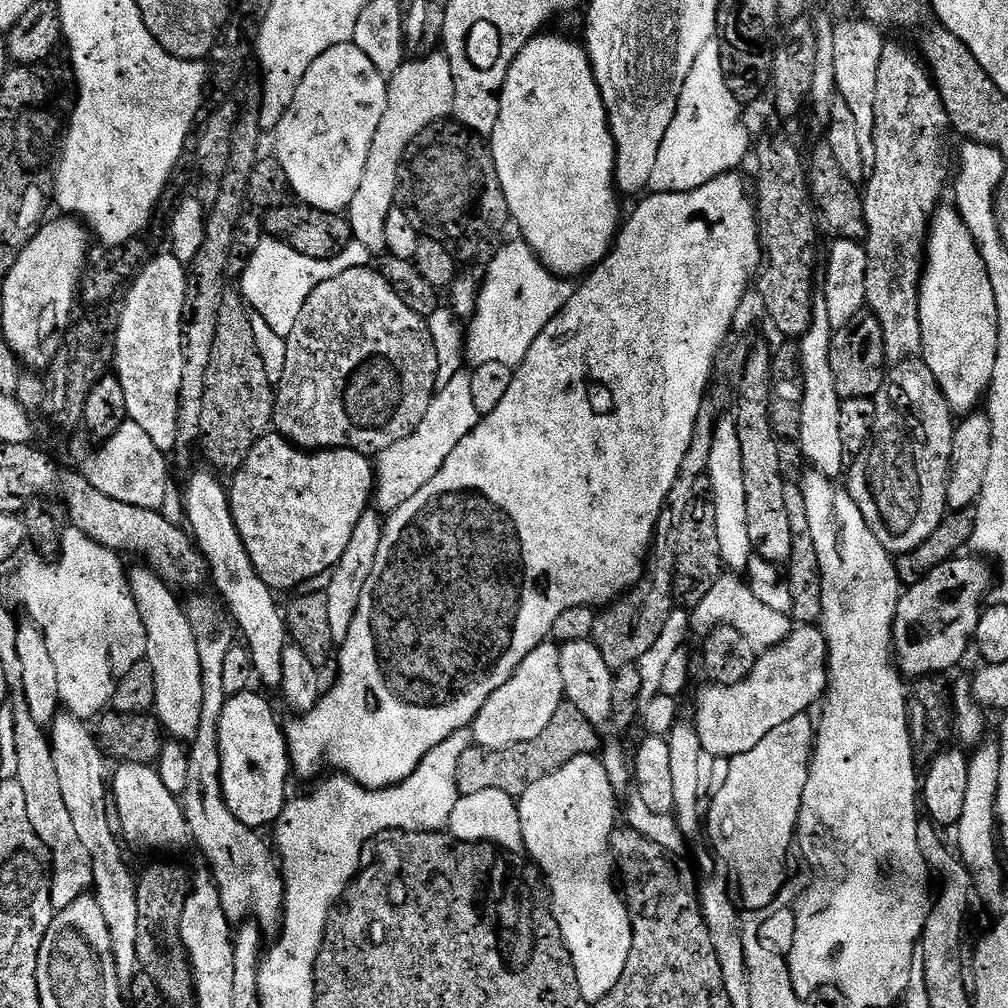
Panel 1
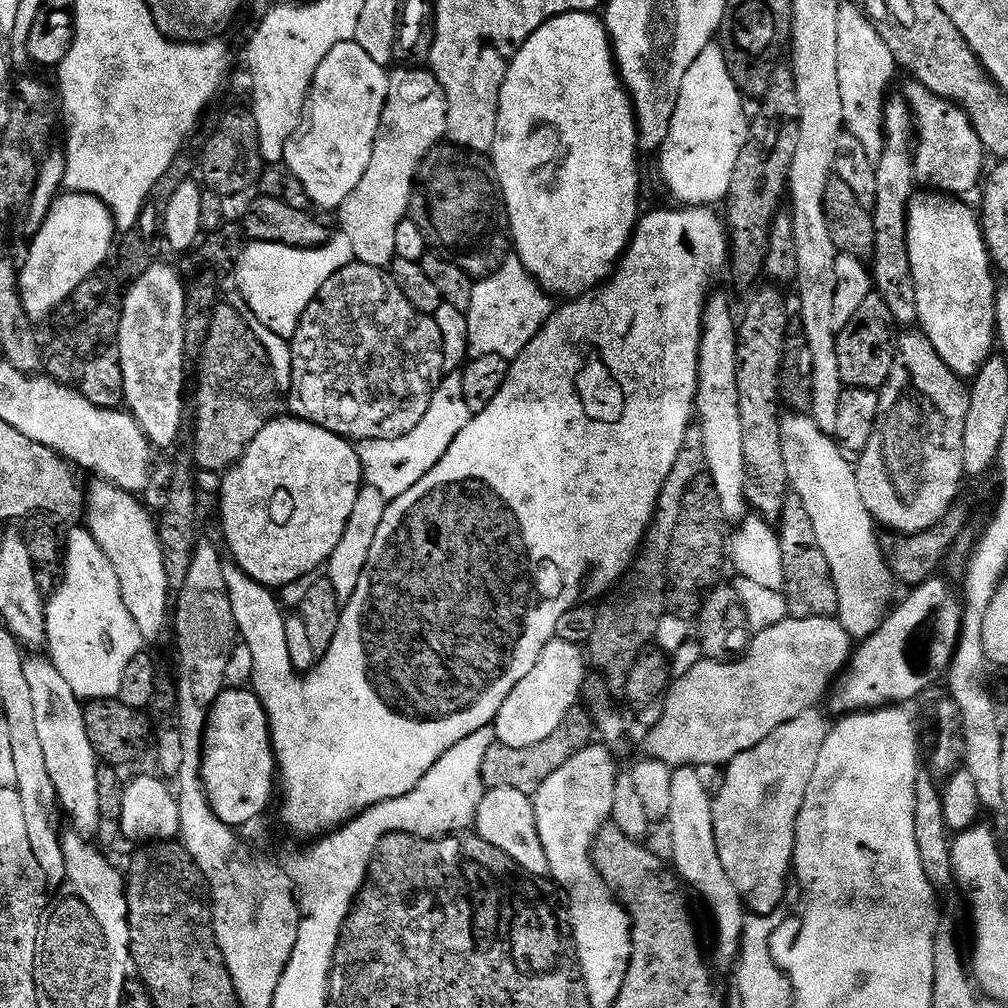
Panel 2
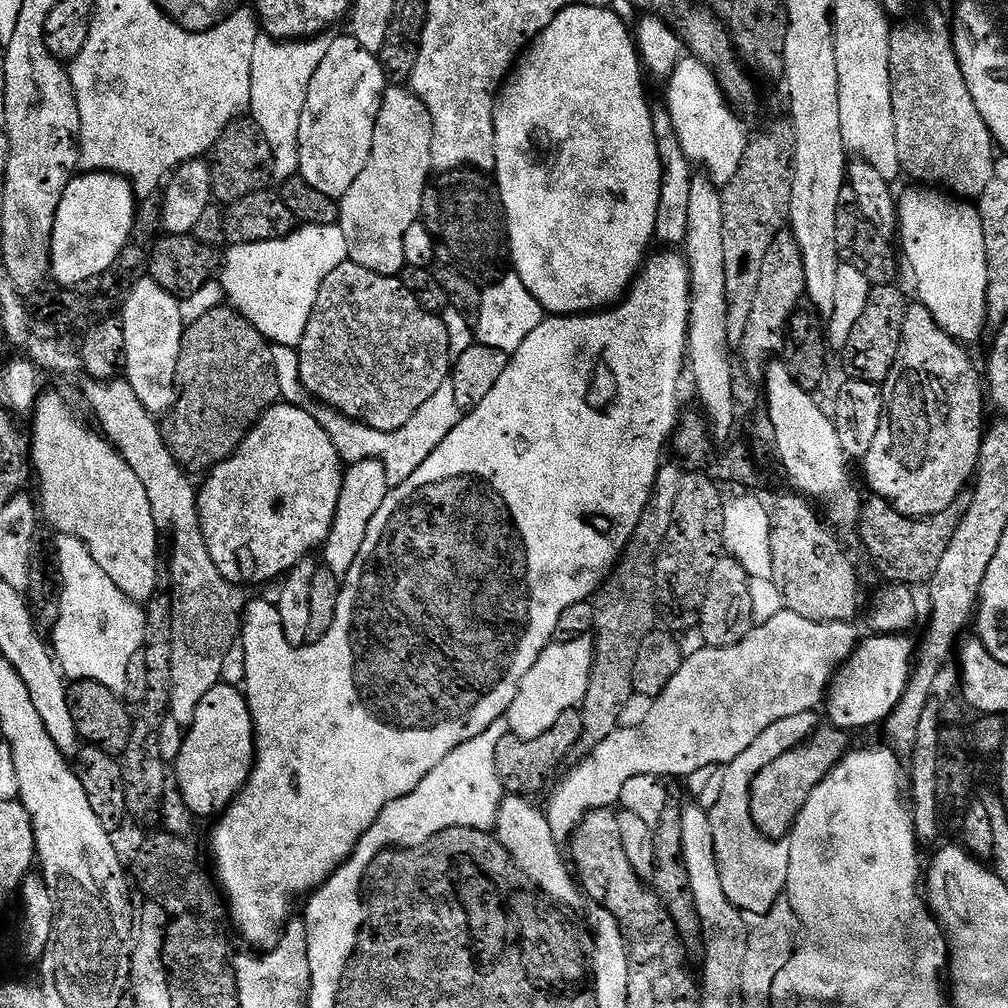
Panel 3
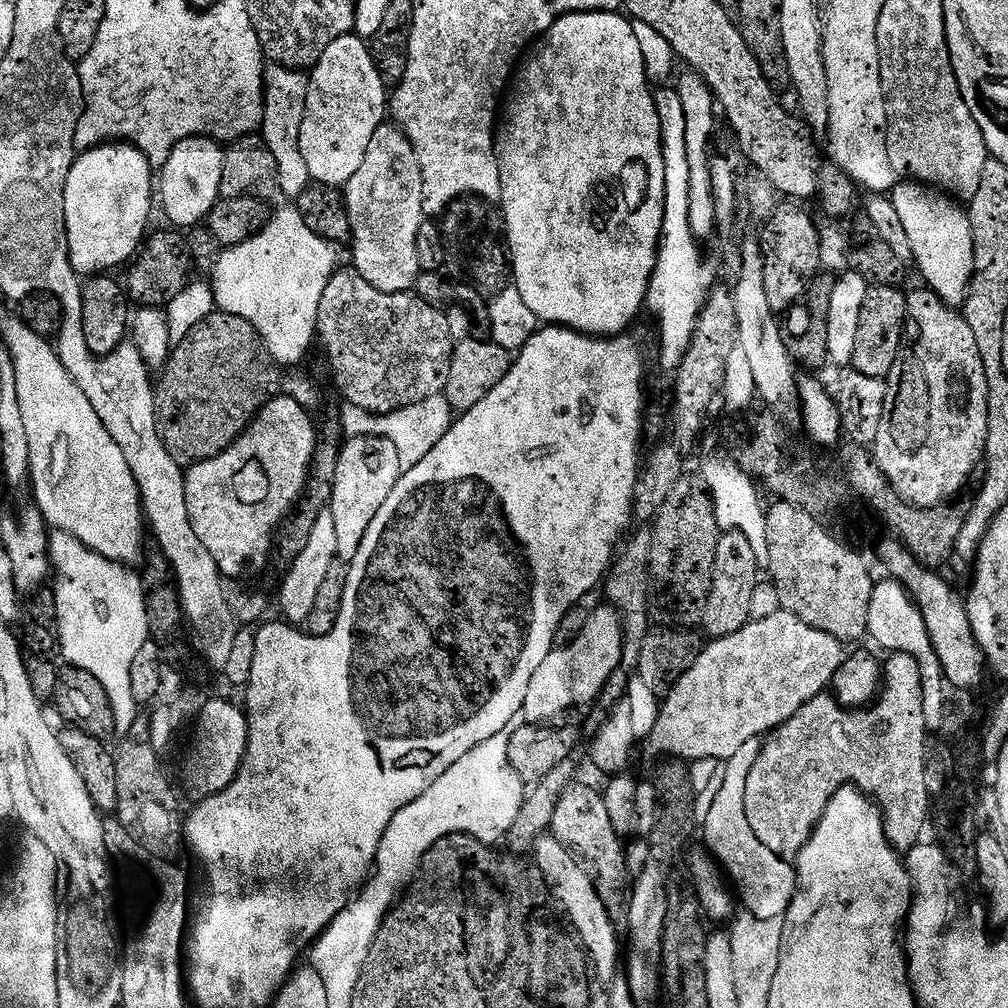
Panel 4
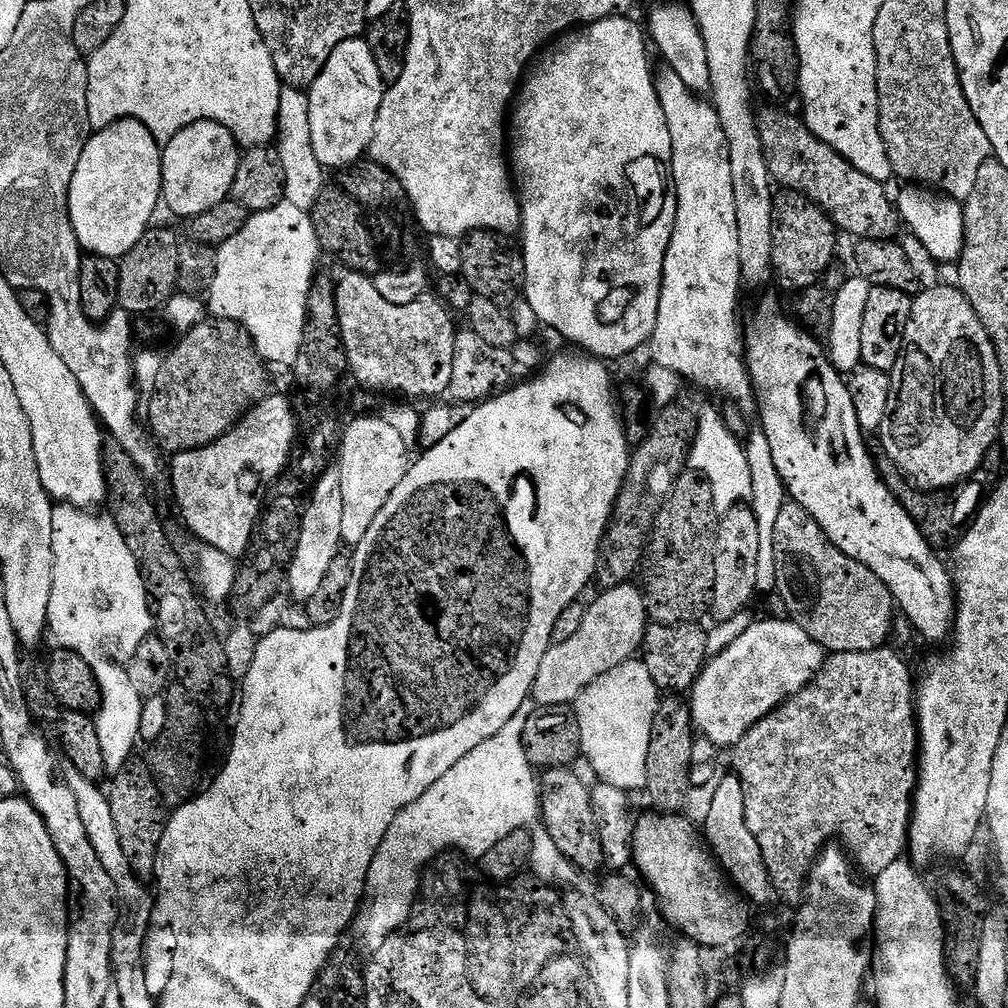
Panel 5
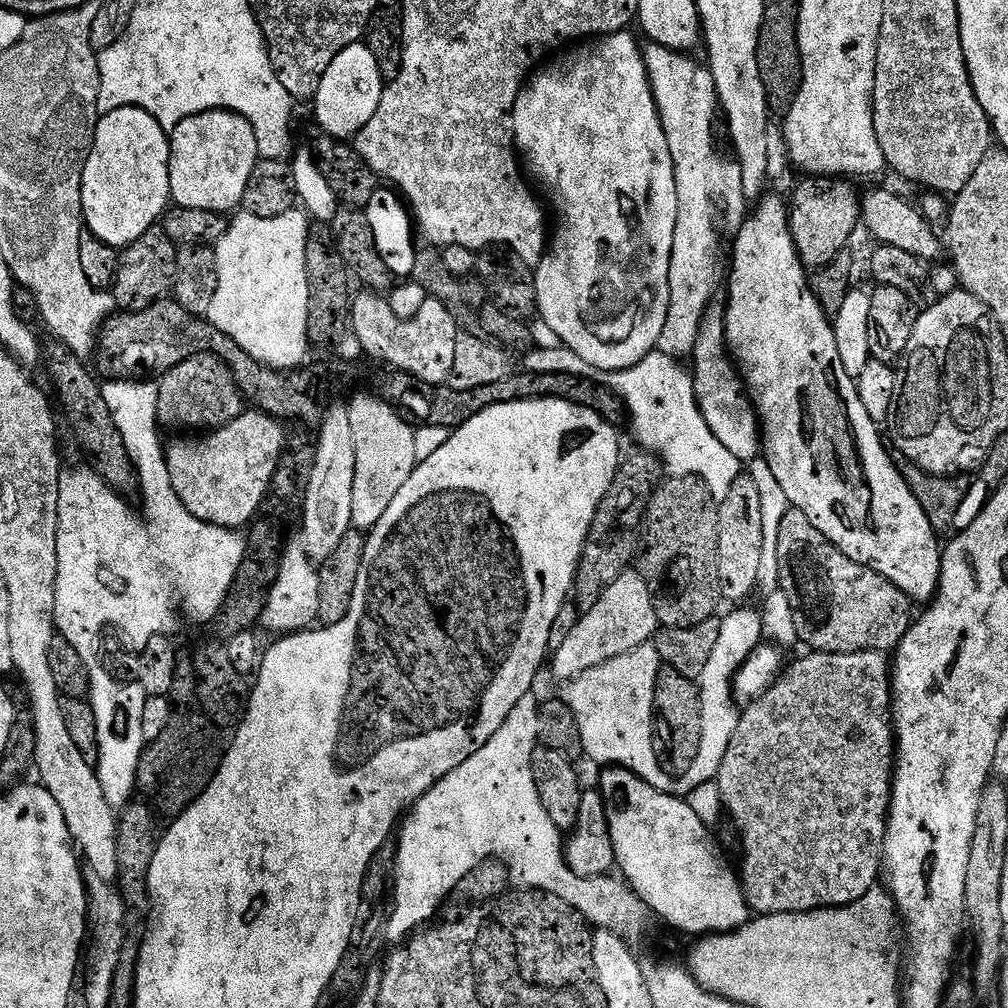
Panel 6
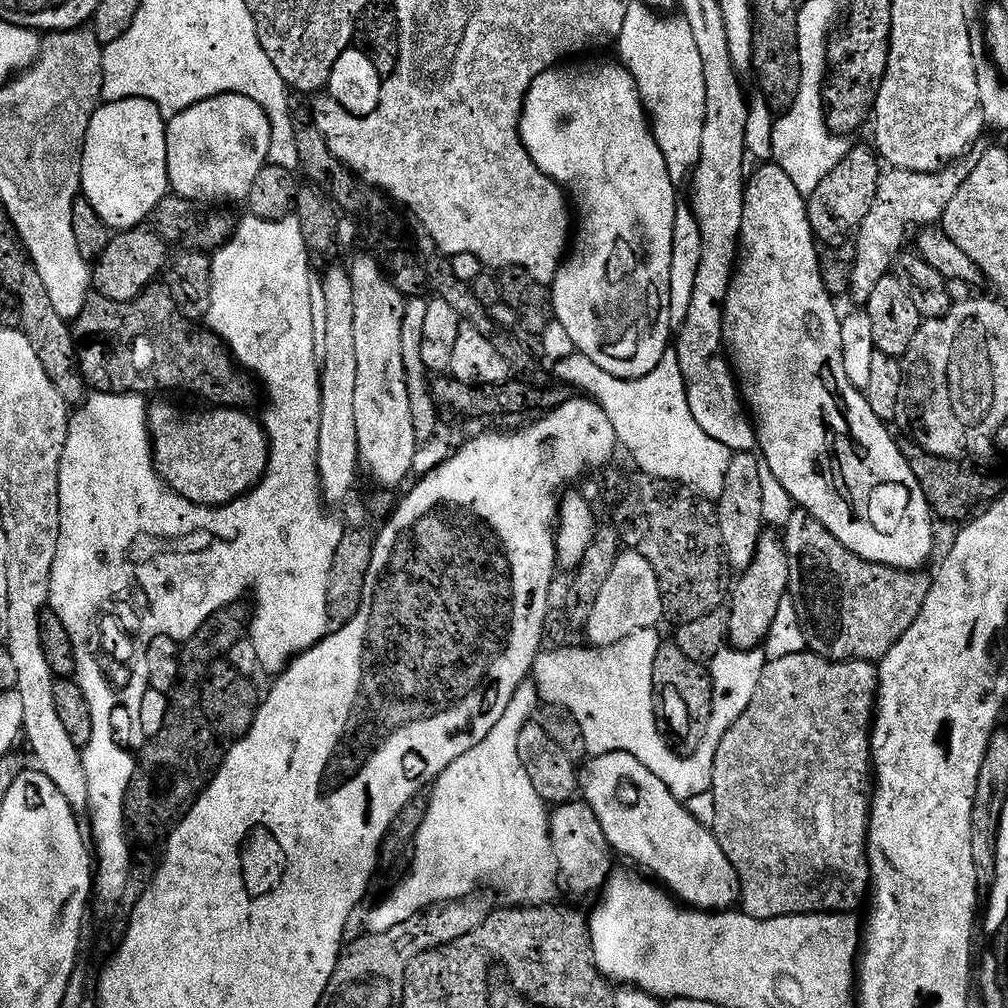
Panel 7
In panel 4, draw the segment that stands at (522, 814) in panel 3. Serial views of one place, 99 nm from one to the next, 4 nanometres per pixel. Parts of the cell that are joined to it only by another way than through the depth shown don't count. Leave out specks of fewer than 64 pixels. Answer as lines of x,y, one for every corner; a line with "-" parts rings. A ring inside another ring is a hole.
545,834
536,841
535,856
536,871
544,877
544,882
548,886
549,893
554,897
555,903
557,905
560,903
564,907
563,915
566,920
566,915
568,915
567,923
574,929
575,935
583,944
585,952
588,953
595,975
599,979
601,976
605,982
611,981
617,975
616,963
620,960
620,940
616,937
617,925
610,918
602,898
598,898
598,890
594,890
594,882
590,882
590,878
586,878
586,874
562,846
562,842
558,842
551,834

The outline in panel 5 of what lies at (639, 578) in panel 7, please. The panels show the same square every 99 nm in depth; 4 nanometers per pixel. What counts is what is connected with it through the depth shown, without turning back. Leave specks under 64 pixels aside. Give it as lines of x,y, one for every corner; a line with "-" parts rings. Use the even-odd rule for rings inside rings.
635,583
619,584
616,588
603,589
593,604
586,607
582,626
566,642
553,644
548,649
542,666
538,666
538,678
532,687
532,700
544,708
571,705
602,674
614,670
623,660
635,657
645,632
650,625
648,604
643,591

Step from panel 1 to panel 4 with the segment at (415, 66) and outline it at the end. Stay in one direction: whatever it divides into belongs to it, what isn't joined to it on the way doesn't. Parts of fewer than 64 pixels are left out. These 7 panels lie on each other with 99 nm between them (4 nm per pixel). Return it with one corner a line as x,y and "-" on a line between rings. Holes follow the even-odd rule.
385,122
378,126
378,130
374,130
374,138
370,142
370,150
366,154
366,158
362,161
362,167
358,170
358,174
354,174
354,178
350,178
348,184
343,185
342,193
344,204
348,210
350,230
352,231
350,239
350,247
352,246
352,260
355,271
362,274
362,278
366,278
366,282
370,282
370,286
374,286
374,290
382,290
386,294
398,294
399,292
412,292
415,289
421,269
418,254
418,238
419,227
426,221
426,213
424,210
424,179
422,178
422,166
420,165
420,153
412,144
412,140
404,132
403,128
392,122

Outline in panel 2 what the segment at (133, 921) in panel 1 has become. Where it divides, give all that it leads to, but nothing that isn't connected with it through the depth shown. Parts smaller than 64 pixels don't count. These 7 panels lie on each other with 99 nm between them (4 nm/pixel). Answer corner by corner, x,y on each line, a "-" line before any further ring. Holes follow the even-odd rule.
40,654
29,655
24,661
24,673
26,674
26,682
30,686
38,739
42,742
42,755
46,757
46,770
50,770
50,782
54,782
56,799
63,815
65,812
76,823
74,828
79,835
92,838
95,837
99,828
98,761
94,746
90,746
90,734
86,734
84,704
76,697
74,690
70,690
66,678
62,678
62,674
58,674
51,659
41,656

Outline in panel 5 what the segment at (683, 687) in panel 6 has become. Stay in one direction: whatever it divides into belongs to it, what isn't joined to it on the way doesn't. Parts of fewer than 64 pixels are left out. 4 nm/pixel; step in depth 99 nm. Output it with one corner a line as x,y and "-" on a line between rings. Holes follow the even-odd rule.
668,694
661,699
652,727
650,754
646,754
646,795
657,804
655,807
661,813
679,813
684,807
688,792
692,789
692,755
698,736
694,731
692,709
685,701
683,704
680,700
681,697
676,694

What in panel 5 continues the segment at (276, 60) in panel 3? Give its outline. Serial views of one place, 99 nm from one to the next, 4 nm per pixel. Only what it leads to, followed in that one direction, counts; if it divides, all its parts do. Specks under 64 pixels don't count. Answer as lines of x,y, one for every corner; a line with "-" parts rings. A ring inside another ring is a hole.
281,87
276,134
284,171
285,201
298,206
298,210
311,213
326,187
326,169
318,162
318,154
314,154
314,138
310,138
310,102
305,89

